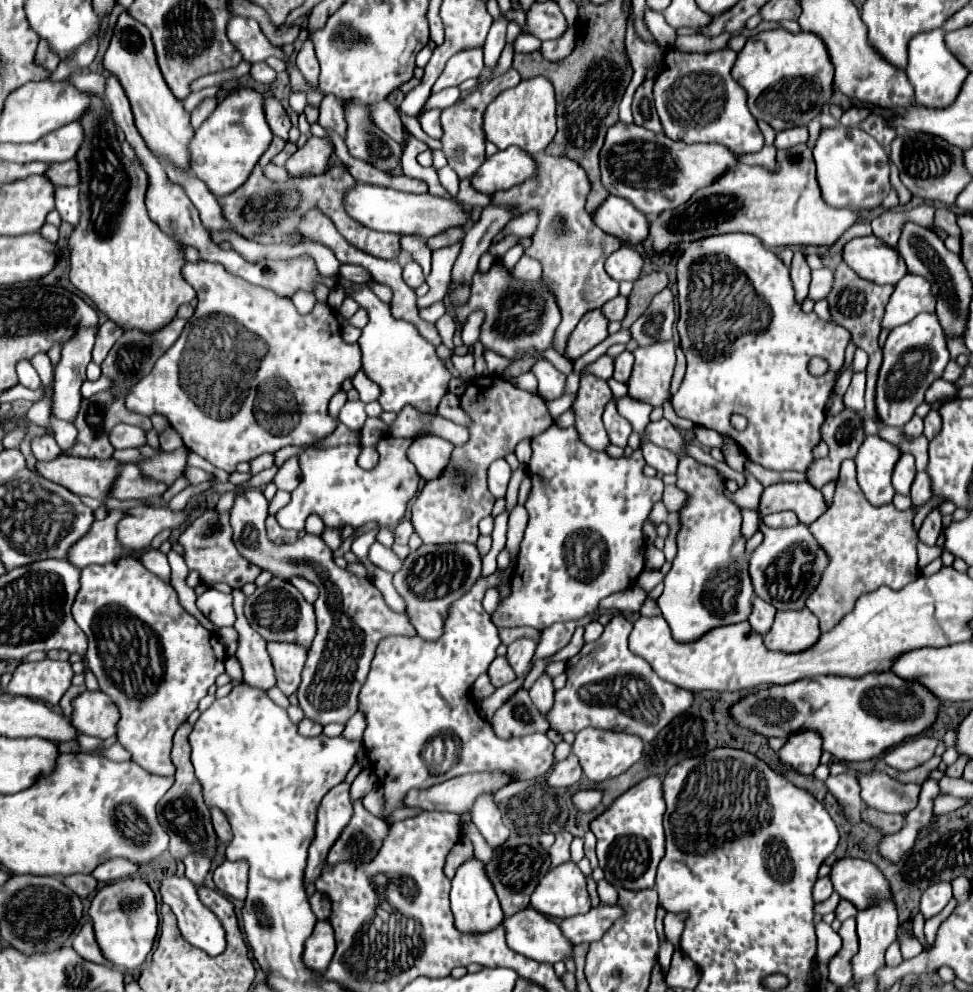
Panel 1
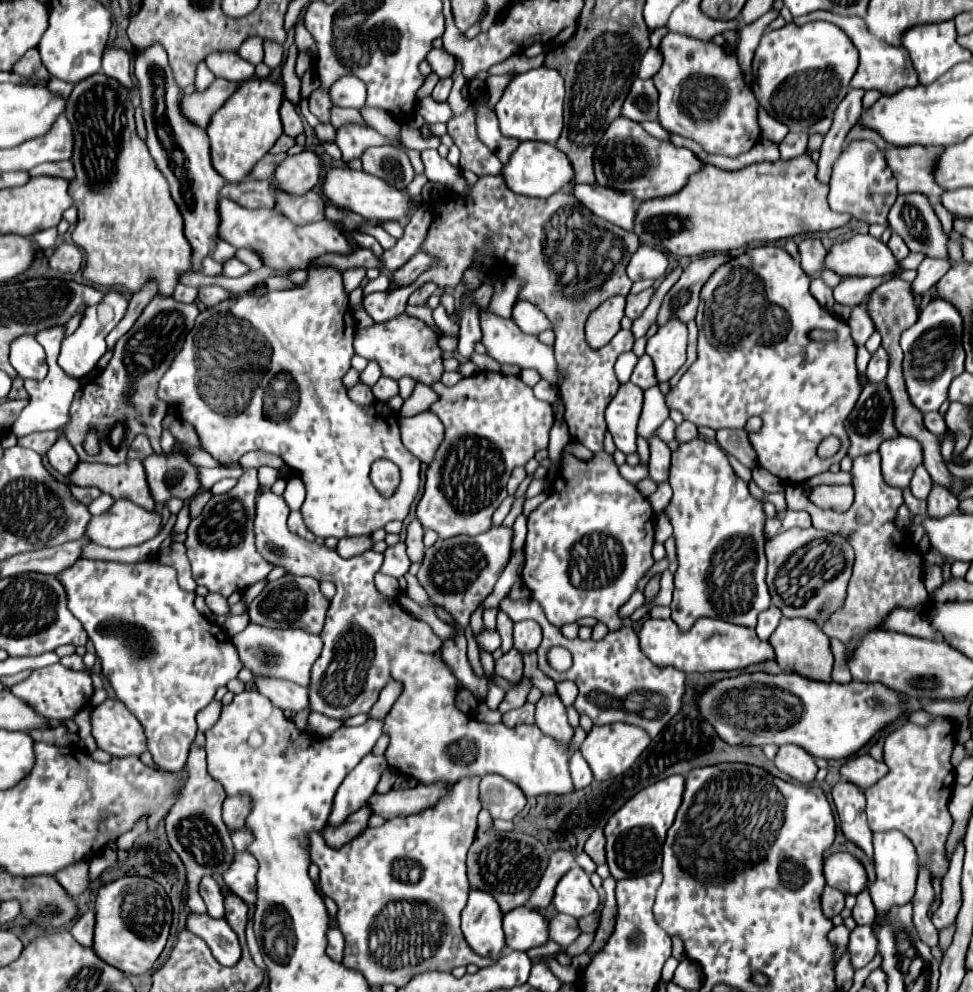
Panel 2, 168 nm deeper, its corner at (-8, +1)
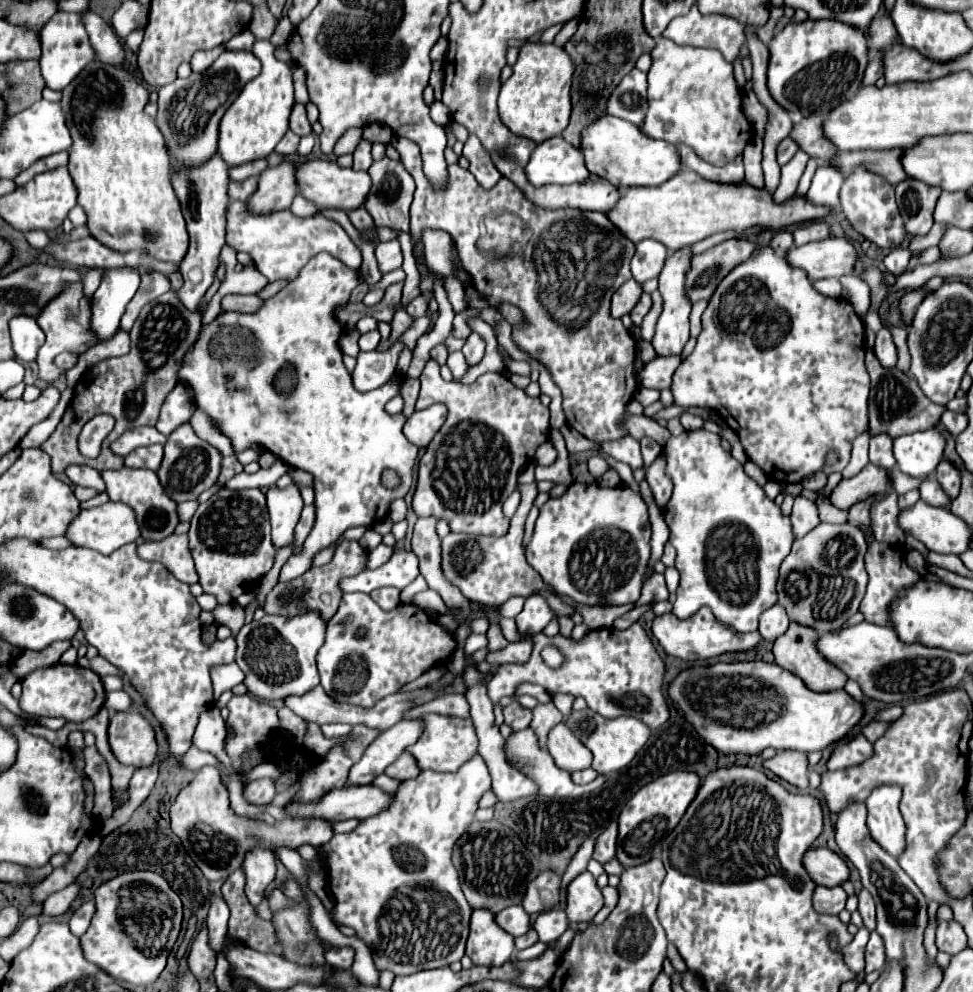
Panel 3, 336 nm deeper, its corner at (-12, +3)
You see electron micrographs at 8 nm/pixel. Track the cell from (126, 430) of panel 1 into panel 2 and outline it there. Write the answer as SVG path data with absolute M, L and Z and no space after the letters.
M138 435L136 439L134 439L134 443L132 443L132 447L130 447L130 451L128 451L128 459L146 459L146 457L150 457L154 451L152 451L152 447L150 447L150 441L148 441L148 437L146 435Z

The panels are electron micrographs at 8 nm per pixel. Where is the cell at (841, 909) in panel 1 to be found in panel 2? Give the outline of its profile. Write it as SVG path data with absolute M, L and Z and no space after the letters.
M860 891L860 895L856 895L856 905L852 909L852 917L856 919L858 925L872 925L874 923L876 909L874 909L874 903L872 903L868 891Z

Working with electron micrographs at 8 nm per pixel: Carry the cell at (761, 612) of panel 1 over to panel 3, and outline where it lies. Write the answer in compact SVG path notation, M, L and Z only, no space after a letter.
M776 603L760 615L758 631L766 641L774 641L776 637L780 637L788 629L788 623L790 623L790 619L788 619L786 611L782 609L782 605Z

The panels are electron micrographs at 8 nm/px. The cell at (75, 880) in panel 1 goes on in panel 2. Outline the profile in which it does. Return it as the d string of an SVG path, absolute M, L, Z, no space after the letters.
M86 861L72 863L60 869L54 877L62 883L62 887L66 887L66 891L70 891L70 897L78 897L88 887L88 865Z

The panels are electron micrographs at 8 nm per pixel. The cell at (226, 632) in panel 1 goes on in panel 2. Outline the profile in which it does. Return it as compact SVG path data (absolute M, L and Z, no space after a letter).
M248 623L242 633L232 637L232 643L244 667L252 671L252 677L276 677L304 687L310 683L310 669L322 651L322 639L318 635L300 629L270 629L256 623Z

